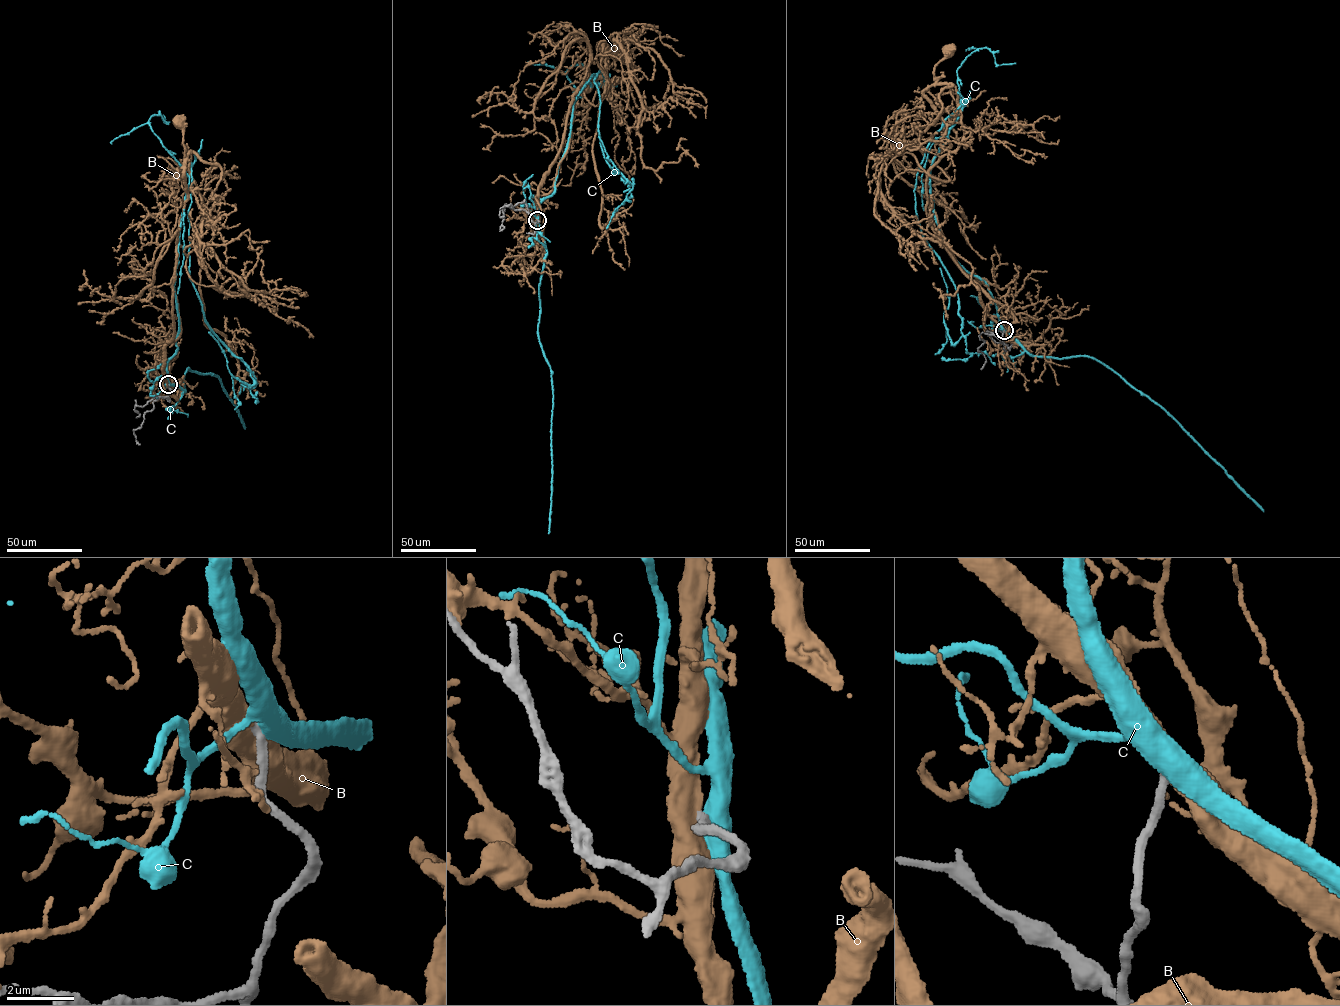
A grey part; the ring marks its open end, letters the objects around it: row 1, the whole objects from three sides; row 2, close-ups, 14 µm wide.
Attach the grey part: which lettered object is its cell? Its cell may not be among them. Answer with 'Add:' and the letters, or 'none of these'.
Add: none of these

